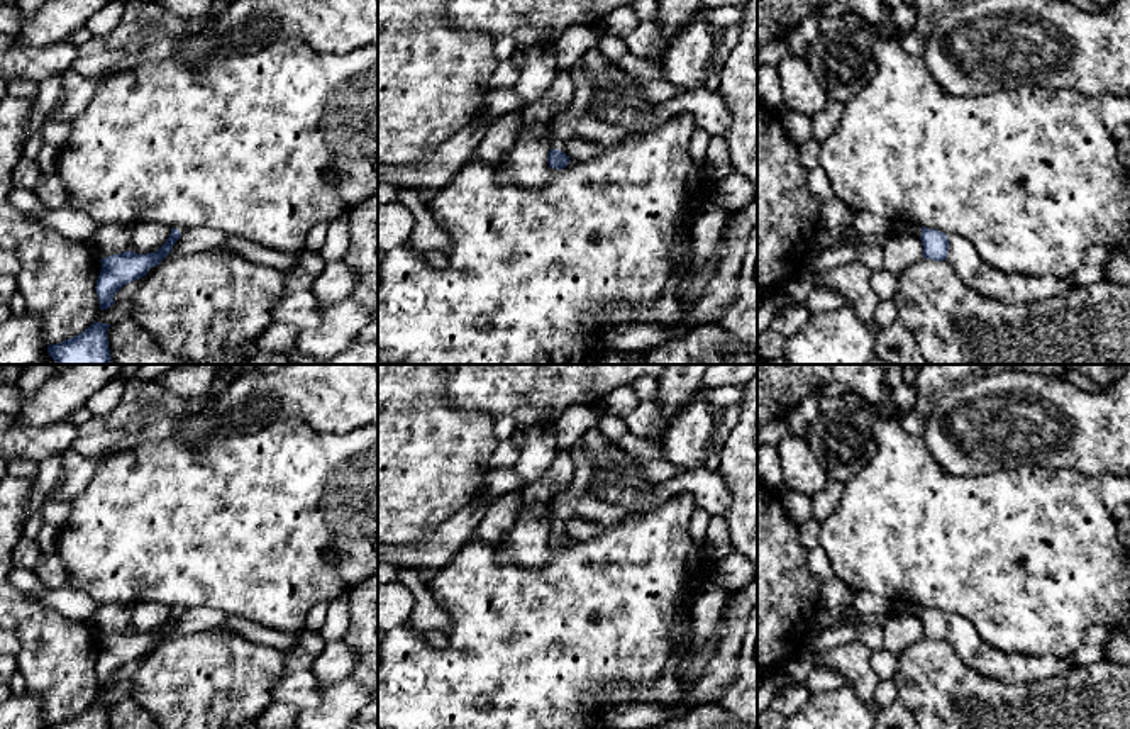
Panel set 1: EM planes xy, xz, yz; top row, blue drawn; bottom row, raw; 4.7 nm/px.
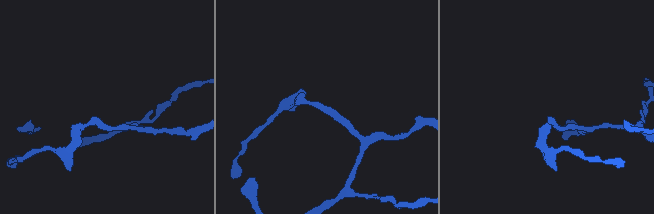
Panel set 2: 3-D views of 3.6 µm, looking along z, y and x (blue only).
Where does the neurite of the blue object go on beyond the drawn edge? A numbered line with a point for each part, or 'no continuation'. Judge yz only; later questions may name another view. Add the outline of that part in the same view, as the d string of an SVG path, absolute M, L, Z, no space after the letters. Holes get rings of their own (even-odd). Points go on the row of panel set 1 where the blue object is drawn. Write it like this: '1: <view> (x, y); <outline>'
1: yz (897, 229); M893 224L893 234L915 234L915 236L922 236L922 227L918 227L918 225L895 225Z

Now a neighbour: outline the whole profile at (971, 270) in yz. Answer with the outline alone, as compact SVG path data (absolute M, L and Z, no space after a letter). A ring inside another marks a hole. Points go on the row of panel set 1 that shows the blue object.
M947 234L947 261L956 270L957 278L974 292L1010 303L1044 300L1072 288L1069 275L1057 278L1006 275L986 264L976 248L957 234Z

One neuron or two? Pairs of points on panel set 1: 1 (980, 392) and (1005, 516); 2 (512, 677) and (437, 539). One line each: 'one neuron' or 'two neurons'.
1: two neurons
2: two neurons

